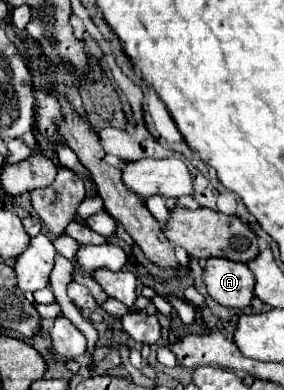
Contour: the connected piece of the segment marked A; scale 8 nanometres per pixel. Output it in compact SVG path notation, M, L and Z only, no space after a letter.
M209 258L203 270L209 296L227 308L247 308L253 300L253 272L247 264L223 258Z

